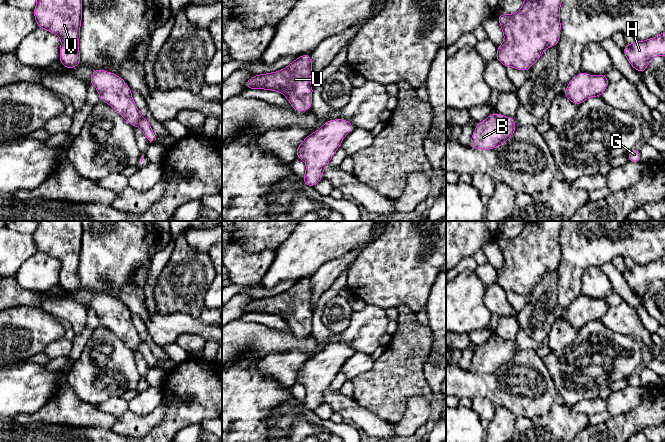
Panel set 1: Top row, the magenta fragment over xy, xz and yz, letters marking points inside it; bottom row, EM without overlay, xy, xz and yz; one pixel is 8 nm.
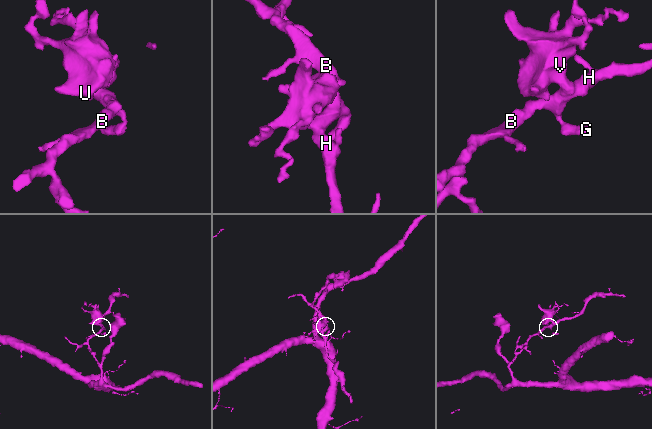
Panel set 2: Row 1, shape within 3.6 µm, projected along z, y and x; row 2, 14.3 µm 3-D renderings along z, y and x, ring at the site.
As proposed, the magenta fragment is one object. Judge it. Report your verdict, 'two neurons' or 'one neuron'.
one neuron

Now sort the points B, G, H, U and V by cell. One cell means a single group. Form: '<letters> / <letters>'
B G H U V

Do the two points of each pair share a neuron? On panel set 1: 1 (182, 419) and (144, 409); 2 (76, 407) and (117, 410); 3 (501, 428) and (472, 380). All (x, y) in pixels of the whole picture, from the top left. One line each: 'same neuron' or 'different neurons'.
1: different neurons
2: different neurons
3: different neurons

